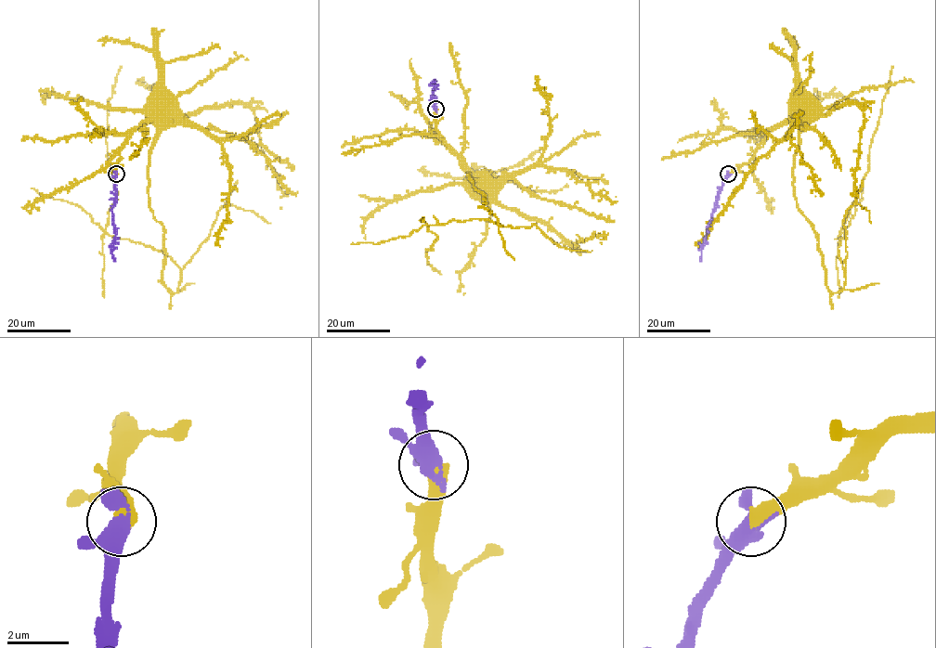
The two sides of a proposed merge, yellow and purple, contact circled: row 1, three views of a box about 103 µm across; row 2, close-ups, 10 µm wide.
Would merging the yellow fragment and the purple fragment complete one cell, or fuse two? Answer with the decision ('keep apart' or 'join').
join

